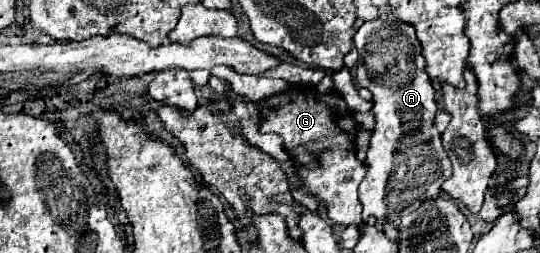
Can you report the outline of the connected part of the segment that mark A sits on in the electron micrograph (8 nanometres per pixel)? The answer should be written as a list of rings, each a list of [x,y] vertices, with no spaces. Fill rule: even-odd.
[[[371,20],[365,22],[355,34],[355,46],[361,54],[357,64],[357,84],[367,88],[373,94],[373,114],[375,126],[371,130],[369,150],[367,150],[367,174],[359,186],[359,202],[363,204],[363,218],[375,218],[377,230],[383,230],[383,220],[393,220],[395,216],[407,214],[409,210],[417,210],[421,202],[439,198],[441,184],[451,176],[451,162],[441,146],[441,134],[435,130],[435,88],[425,74],[425,58],[421,56],[421,44],[417,42],[413,26],[399,20]],[[407,128],[419,128],[415,134],[407,134]]]

